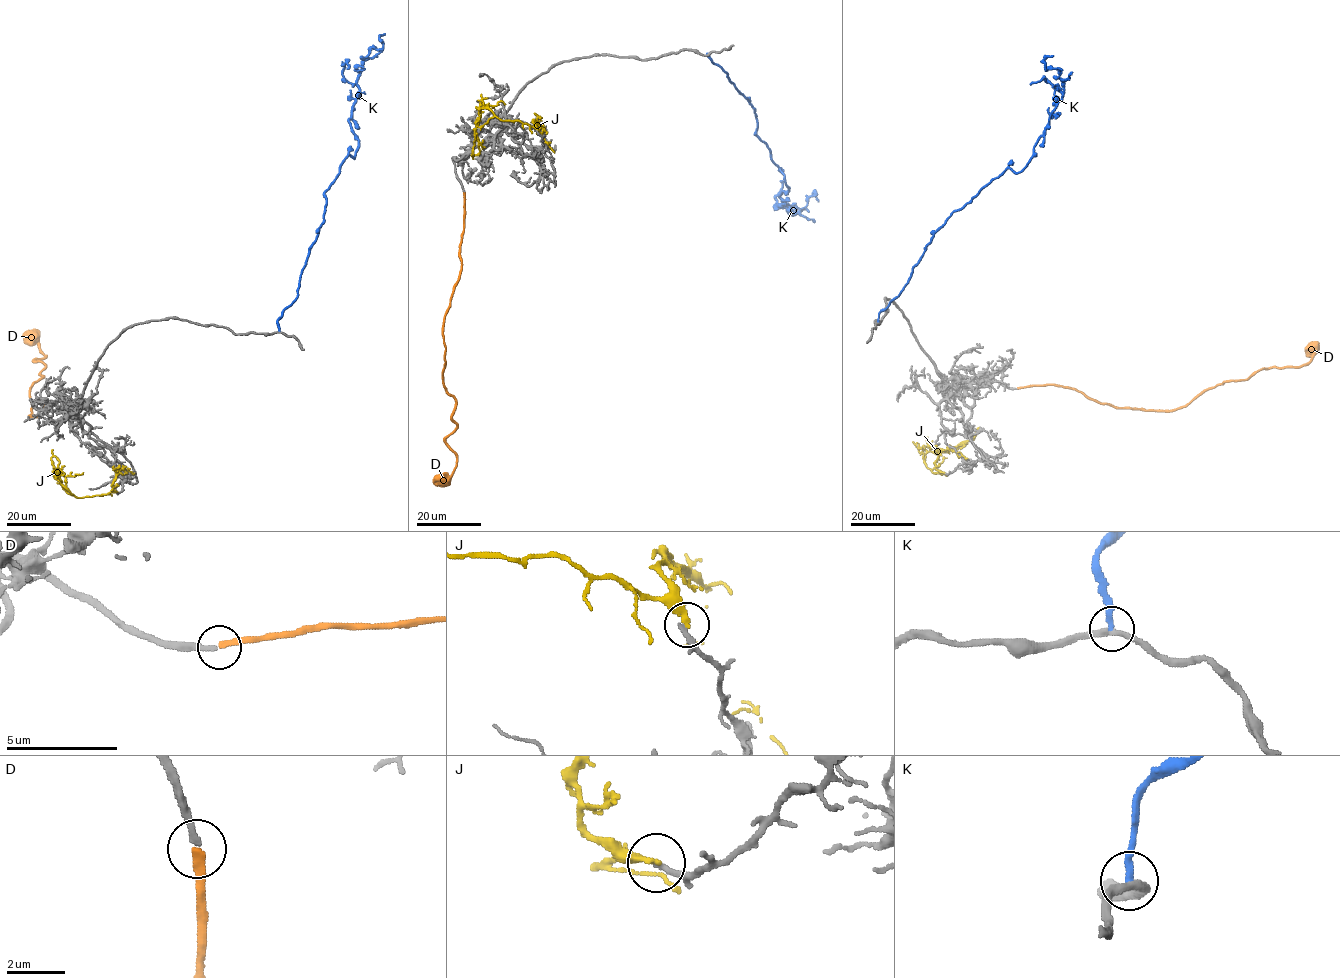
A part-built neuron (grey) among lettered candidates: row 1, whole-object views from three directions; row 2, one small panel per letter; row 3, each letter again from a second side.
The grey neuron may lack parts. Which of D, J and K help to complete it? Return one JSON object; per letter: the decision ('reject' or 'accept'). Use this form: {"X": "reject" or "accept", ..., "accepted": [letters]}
{"D": "accept", "J": "reject", "K": "reject", "accepted": ["D"]}

